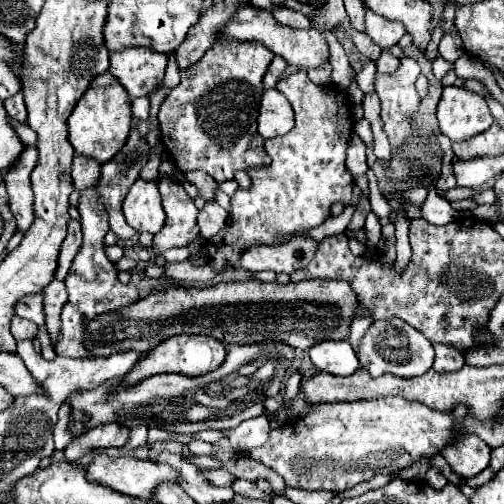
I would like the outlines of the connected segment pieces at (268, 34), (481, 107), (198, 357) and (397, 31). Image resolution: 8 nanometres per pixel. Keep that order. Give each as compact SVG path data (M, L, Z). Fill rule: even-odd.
M250 5L240 7L240 11L236 11L234 19L230 19L230 23L224 27L222 39L260 41L270 51L284 57L290 65L296 65L296 67L302 67L302 69L316 69L316 67L322 67L326 63L330 63L330 47L328 47L326 37L320 31L316 31L316 29L292 29L292 27L280 25L272 17L272 13L268 13L264 9L250 7Z
M454 85L444 87L436 117L440 121L442 135L446 135L450 141L472 139L494 123L488 105L480 95Z
M176 335L172 339L166 339L152 351L148 351L140 359L140 363L136 363L134 369L124 375L122 385L136 385L142 379L148 379L160 373L180 373L188 377L198 377L198 375L210 373L212 369L220 367L220 363L224 361L224 355L226 355L226 345L220 343L218 339L212 339L208 335Z
M366 9L366 35L374 43L378 43L382 49L396 45L404 33L406 31L404 31L404 27L400 27L400 23L390 23L388 19Z

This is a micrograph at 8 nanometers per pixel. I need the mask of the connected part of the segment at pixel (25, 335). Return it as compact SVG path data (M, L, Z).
M12 317L12 335L14 335L16 341L20 341L20 339L32 339L36 335L36 329L38 329L36 323L20 319L20 317Z

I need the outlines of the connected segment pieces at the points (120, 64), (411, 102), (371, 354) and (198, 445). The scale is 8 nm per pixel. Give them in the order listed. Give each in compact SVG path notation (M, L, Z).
M130 47L110 55L110 73L124 85L126 93L136 99L150 95L162 81L168 55L148 47Z
M400 59L398 73L384 75L376 73L375 75L375 92L380 101L382 101L382 121L386 135L396 147L402 139L414 137L418 133L412 131L410 127L410 117L418 109L420 95L414 87L416 77L420 75L420 67L414 59Z
M402 319L374 321L366 331L366 335L360 339L356 355L362 369L366 369L374 377L380 377L384 373L392 373L398 377L416 377L428 371L434 361L434 351L430 341L424 339L424 335L420 335L414 327L410 327Z
M192 441L188 447L190 447L190 451L194 455L212 455L212 453L216 453L216 447L214 445L202 443L202 441Z

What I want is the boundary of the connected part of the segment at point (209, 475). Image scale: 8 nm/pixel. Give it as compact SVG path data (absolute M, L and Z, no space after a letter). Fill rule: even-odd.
M210 469L204 473L204 477L210 481L210 483L216 483L218 487L226 487L226 485L232 485L234 483L234 477L224 471L224 469Z

